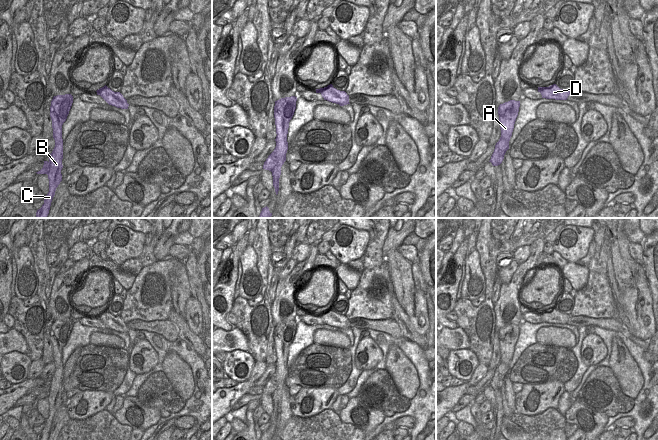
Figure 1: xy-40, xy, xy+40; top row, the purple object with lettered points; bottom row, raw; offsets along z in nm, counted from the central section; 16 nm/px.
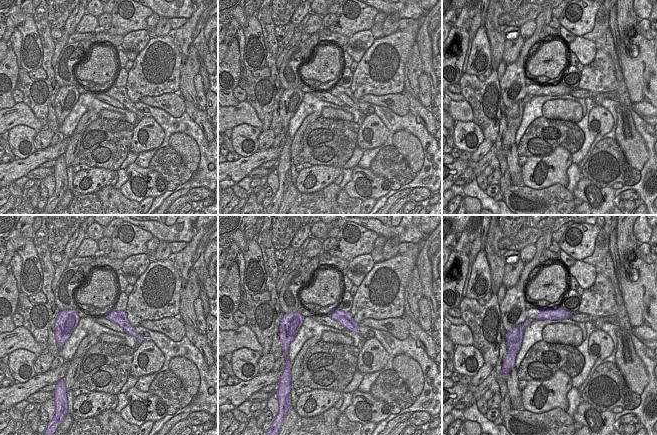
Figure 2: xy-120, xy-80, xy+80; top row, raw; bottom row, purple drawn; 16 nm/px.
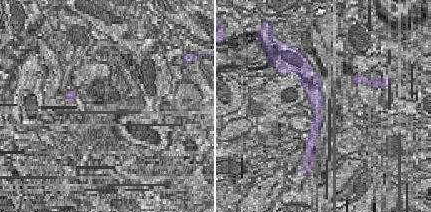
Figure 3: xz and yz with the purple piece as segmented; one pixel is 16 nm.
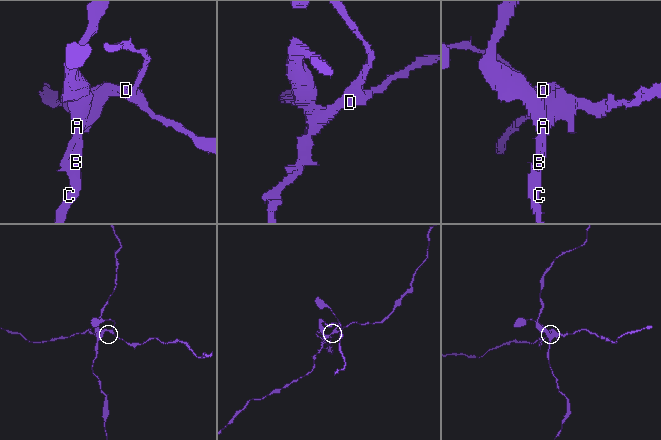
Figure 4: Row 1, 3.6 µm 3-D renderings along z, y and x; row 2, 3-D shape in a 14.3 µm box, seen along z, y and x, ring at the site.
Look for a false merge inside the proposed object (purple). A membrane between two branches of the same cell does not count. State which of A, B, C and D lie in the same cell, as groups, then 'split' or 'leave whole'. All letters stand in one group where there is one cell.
A B C / D; split

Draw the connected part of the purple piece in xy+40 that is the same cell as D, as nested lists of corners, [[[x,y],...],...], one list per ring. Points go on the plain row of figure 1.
[[[556,308],[549,311],[538,311],[538,316],[541,317],[542,322],[555,324],[567,324],[571,317],[568,314],[560,313]]]

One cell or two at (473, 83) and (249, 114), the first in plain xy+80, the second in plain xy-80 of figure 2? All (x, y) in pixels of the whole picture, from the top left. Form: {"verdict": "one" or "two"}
{"verdict": "two"}

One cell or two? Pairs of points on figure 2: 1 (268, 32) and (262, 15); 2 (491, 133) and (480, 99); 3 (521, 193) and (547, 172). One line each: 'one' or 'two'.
1: one
2: one
3: two

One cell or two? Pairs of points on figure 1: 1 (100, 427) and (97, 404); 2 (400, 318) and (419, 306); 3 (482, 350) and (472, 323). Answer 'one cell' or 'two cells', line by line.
1: two cells
2: two cells
3: one cell

